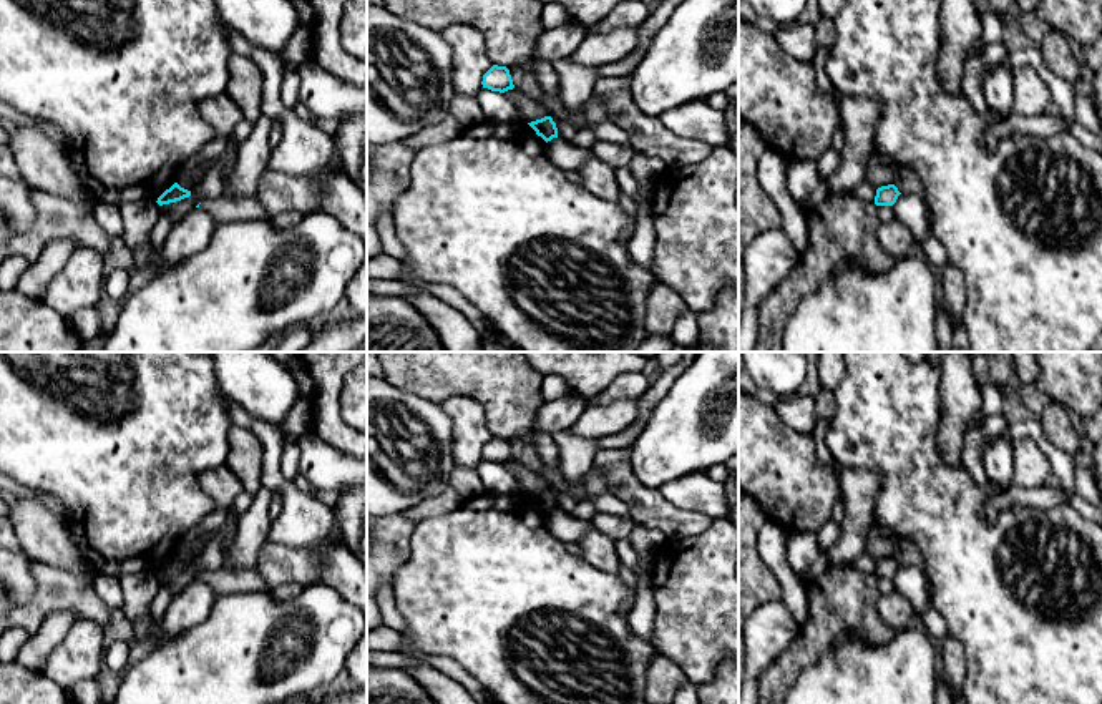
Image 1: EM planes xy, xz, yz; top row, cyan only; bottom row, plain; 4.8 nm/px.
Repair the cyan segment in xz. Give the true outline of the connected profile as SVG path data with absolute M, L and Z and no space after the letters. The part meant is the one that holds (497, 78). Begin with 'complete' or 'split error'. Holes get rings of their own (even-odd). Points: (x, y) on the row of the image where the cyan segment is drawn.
complete; M493 65L483 75L481 85L483 88L488 88L491 91L500 91L500 93L505 93L514 88L510 70L506 66L498 66L498 65Z

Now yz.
complete; M895 184L881 186L876 189L876 206L893 206L901 193Z

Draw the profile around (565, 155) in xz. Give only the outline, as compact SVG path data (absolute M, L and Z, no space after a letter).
M553 138L546 143L549 159L559 166L563 171L579 171L579 168L589 159L592 154L591 149L574 146L568 139Z

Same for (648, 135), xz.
M622 76L599 78L589 101L601 100L609 120L631 136L634 151L659 158L666 166L695 164L714 148L694 138L670 133L657 116L644 115L634 103Z

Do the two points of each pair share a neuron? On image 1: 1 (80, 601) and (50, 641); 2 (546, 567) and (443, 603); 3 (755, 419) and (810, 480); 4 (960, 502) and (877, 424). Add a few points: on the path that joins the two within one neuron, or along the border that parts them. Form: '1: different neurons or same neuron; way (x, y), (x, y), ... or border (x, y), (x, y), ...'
1: different neurons; border (77, 618), (70, 613), (50, 613), (35, 631)
2: same neuron; way (521, 588), (475, 588), (468, 591)
3: same neuron; way (764, 434), (795, 465)
4: same neuron; way (940, 487), (897, 444)

